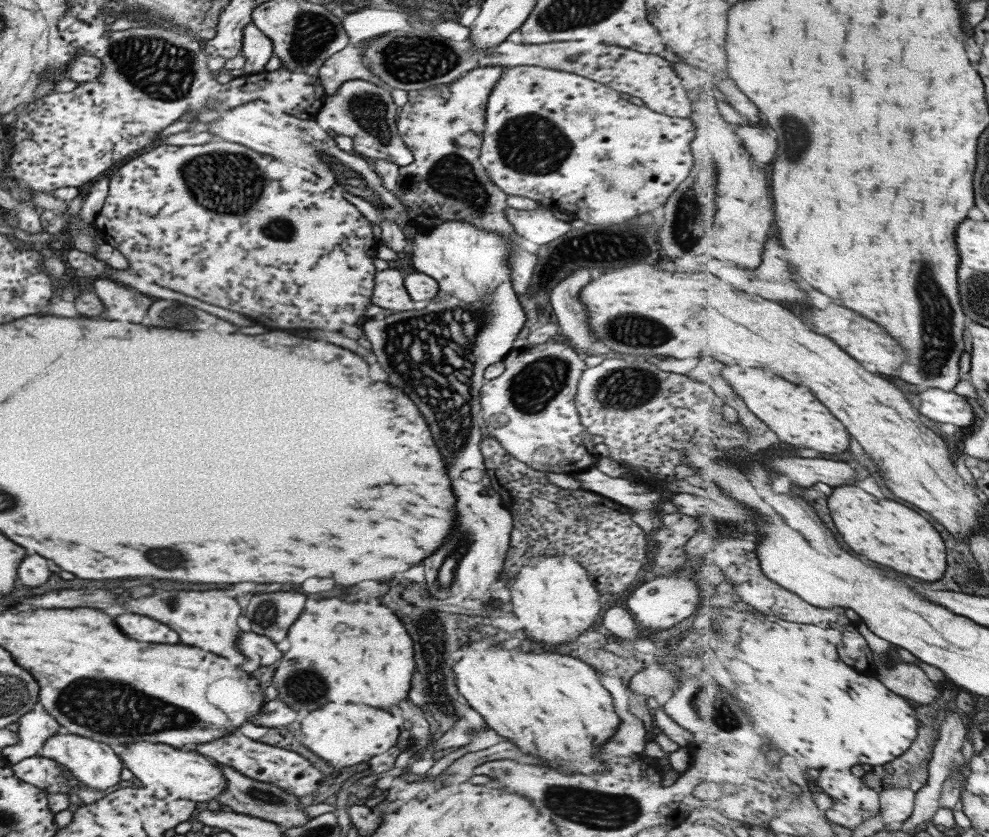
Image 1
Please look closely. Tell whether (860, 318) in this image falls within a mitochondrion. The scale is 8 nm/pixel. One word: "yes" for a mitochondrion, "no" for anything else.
no

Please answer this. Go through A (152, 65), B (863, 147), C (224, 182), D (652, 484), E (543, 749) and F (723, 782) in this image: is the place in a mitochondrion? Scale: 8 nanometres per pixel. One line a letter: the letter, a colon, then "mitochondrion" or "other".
A: mitochondrion
B: other
C: mitochondrion
D: other
E: other
F: other

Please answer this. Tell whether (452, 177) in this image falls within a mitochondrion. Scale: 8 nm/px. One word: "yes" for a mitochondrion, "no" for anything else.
yes

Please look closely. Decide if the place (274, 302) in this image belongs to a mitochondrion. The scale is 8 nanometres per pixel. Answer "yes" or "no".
no

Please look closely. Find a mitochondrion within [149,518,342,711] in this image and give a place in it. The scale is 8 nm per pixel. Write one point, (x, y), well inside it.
(264, 612)

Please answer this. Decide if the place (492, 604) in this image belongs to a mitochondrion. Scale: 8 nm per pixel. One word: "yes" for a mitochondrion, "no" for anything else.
no

